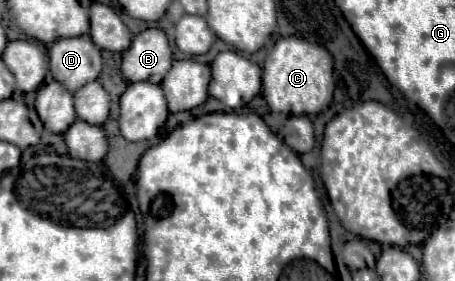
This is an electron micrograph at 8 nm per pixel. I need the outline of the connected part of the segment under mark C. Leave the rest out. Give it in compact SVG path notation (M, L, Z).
M288 36L280 38L264 62L262 90L268 106L282 114L316 116L332 102L334 94L334 66L332 56L322 46L316 46L304 38Z

